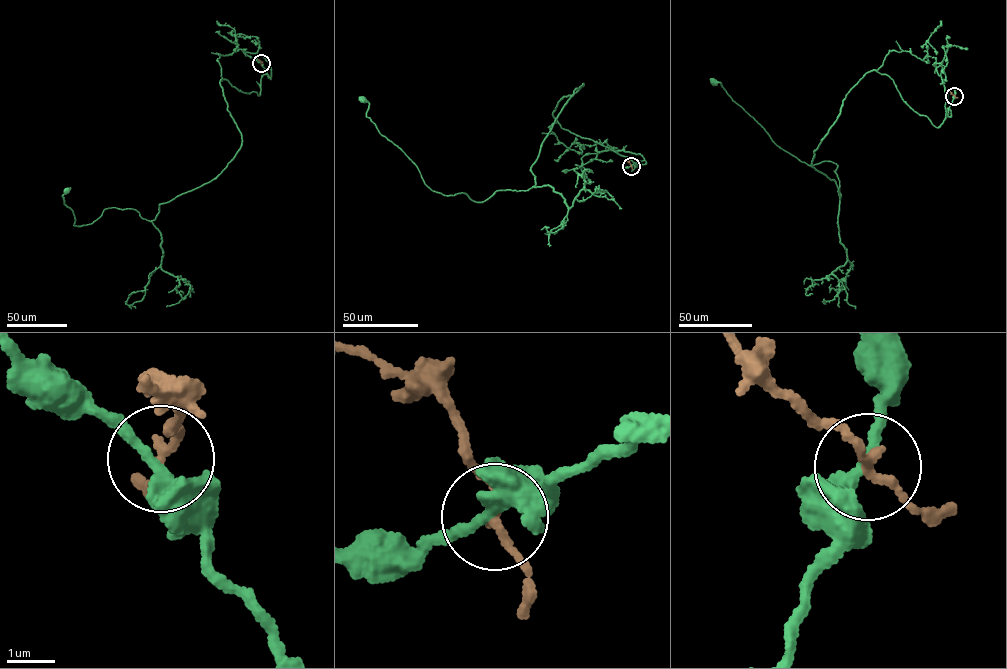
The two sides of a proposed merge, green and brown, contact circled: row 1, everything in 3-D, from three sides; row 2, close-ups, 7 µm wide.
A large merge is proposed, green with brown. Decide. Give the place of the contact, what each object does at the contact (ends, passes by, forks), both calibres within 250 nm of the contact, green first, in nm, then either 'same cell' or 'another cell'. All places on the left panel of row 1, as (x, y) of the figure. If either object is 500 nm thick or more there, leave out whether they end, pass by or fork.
place (261, 63); green passes by; brown passes by; calibres 280 and 190 nm; another cell

